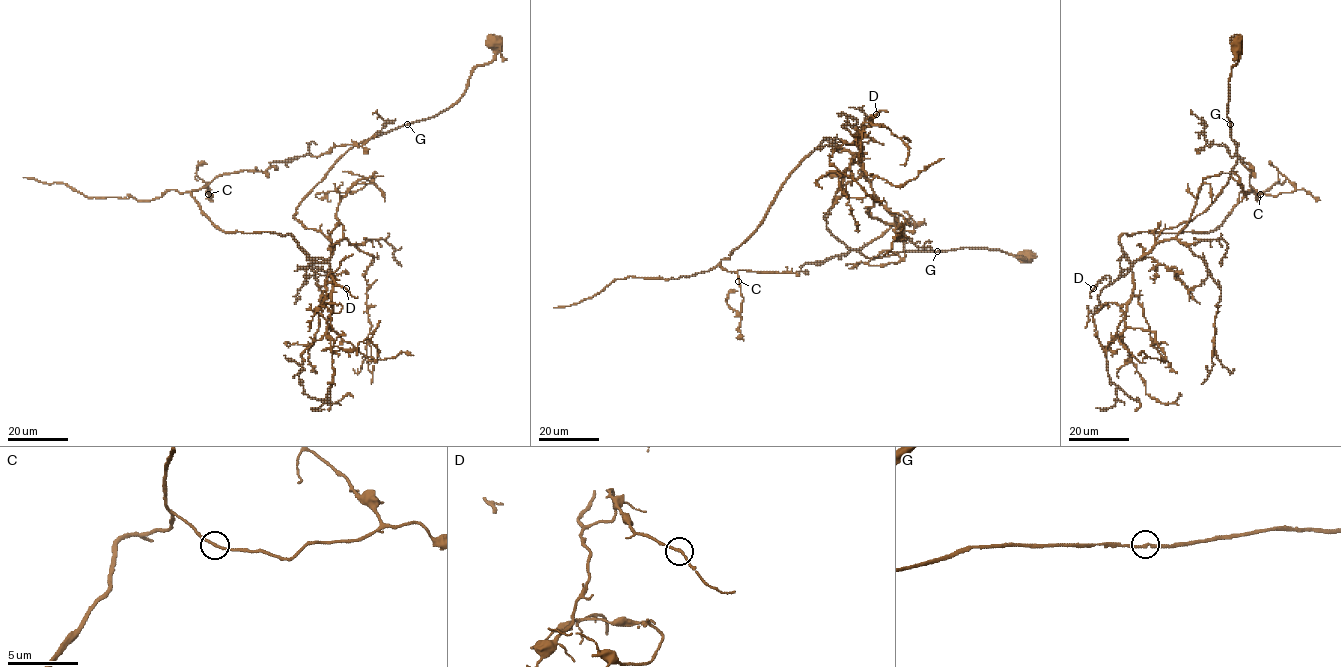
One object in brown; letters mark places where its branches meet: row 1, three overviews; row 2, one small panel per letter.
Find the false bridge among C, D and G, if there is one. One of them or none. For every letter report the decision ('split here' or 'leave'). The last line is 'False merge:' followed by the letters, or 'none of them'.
C: leave
D: leave
G: leave
False merge: none of them

